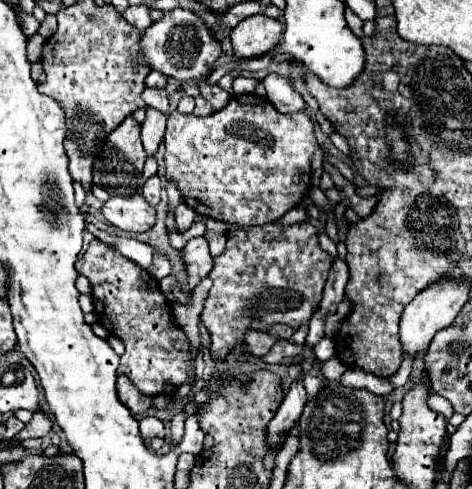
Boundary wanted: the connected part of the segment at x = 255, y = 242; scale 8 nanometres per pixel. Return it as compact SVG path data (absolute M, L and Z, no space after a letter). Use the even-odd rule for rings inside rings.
M311 222L295 226L251 226L229 230L223 254L213 258L209 278L213 286L203 304L201 320L211 332L211 352L219 358L243 342L247 328L263 330L283 322L299 328L319 306L332 257L319 248L317 228Z

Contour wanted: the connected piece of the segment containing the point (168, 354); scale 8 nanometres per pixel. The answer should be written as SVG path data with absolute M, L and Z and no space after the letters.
M97 238L89 244L87 252L75 266L77 272L87 276L91 282L97 322L125 344L125 354L121 356L117 372L125 374L143 394L149 396L163 394L165 382L173 388L189 382L189 370L193 368L191 344L183 326L175 320L171 306L161 294L157 278Z

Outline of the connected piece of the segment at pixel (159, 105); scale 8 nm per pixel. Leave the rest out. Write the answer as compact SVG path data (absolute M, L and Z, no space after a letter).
M145 88L143 94L141 94L141 98L143 98L143 102L145 102L147 106L153 106L155 110L167 114L169 102L167 102L167 92L165 92L163 88L161 88L161 90L159 90L159 88Z

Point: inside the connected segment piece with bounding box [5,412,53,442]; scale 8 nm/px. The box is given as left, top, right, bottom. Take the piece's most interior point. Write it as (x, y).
(40, 425)

